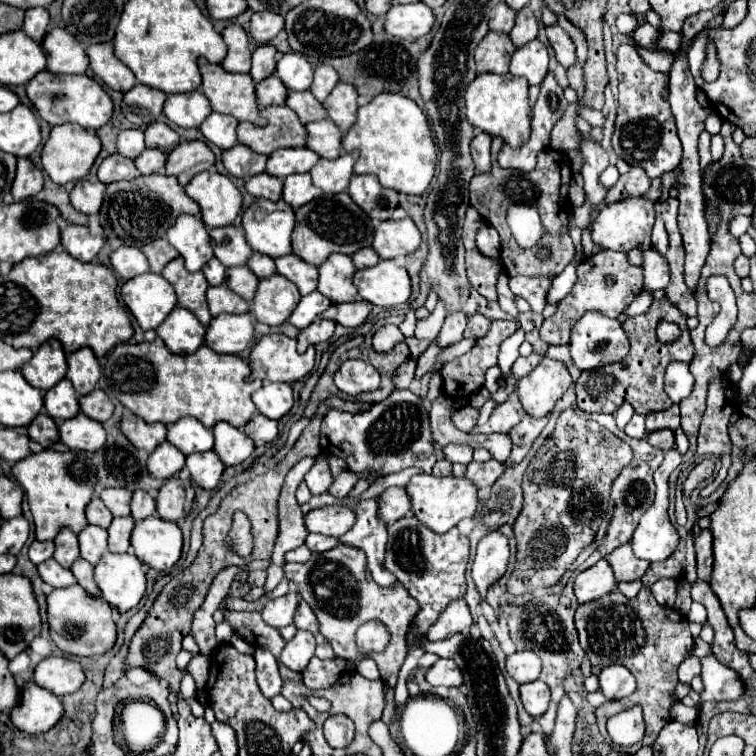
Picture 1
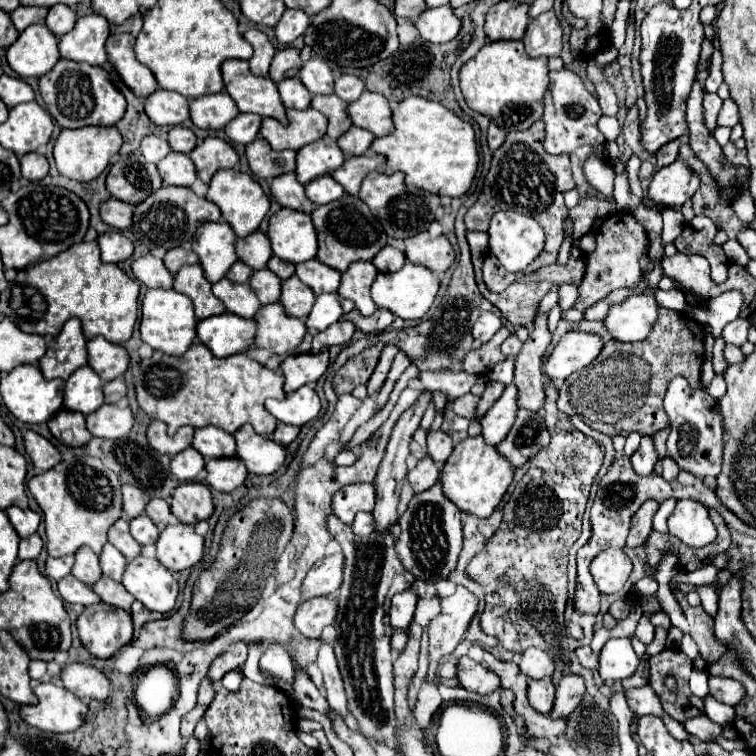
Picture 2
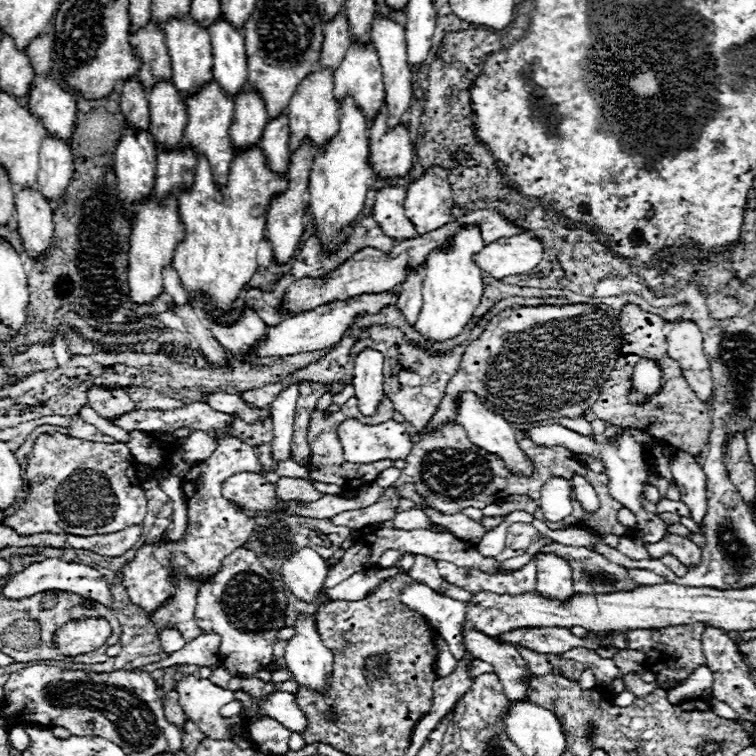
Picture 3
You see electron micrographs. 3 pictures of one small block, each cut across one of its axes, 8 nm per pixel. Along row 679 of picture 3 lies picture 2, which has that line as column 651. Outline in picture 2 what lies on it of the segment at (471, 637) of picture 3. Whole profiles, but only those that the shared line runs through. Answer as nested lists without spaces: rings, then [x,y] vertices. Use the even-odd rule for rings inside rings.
[[[646,500],[640,510],[632,516],[632,528],[628,534],[628,546],[638,546],[642,542],[646,542],[646,538],[652,532],[652,518],[656,514],[656,510],[660,508],[660,504],[656,500]]]

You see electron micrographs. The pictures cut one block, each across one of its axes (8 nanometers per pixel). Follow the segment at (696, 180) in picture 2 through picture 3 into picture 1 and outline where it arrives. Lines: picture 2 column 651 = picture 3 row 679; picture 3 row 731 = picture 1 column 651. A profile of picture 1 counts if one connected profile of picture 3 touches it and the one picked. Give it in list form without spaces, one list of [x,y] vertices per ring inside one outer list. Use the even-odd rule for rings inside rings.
[[[632,196],[614,204],[606,204],[592,224],[592,240],[608,250],[628,252],[632,248],[648,250],[650,248],[650,232],[654,226],[654,202],[642,196]]]

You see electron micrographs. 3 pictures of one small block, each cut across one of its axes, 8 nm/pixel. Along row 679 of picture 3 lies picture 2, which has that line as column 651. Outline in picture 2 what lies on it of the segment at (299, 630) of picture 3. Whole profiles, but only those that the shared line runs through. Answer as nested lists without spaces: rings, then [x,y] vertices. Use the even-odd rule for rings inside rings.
[[[654,294],[630,296],[622,304],[610,308],[604,324],[614,340],[644,340],[658,320],[658,302]]]

